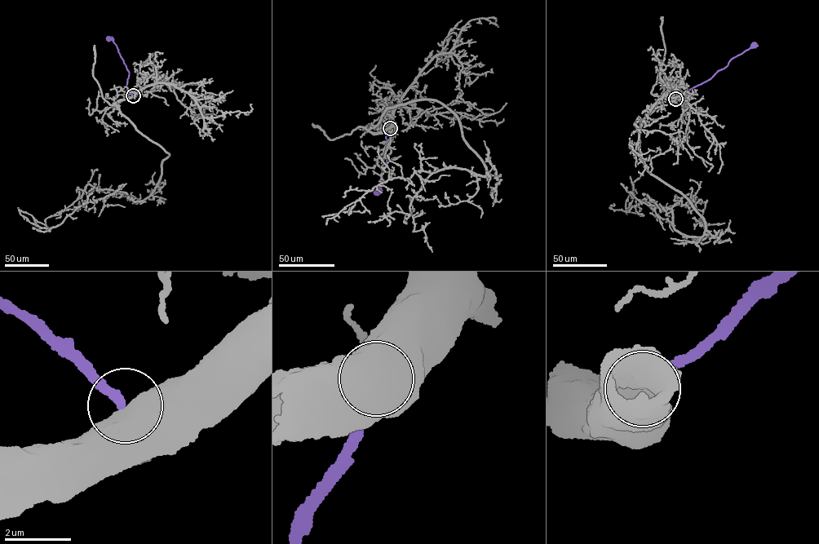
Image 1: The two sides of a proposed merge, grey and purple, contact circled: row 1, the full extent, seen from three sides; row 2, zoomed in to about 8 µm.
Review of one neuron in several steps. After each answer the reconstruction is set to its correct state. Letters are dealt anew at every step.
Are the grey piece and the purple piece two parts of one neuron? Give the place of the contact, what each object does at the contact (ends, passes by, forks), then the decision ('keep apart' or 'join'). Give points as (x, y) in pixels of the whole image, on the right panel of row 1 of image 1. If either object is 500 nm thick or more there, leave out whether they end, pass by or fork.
at (675, 99); keep apart

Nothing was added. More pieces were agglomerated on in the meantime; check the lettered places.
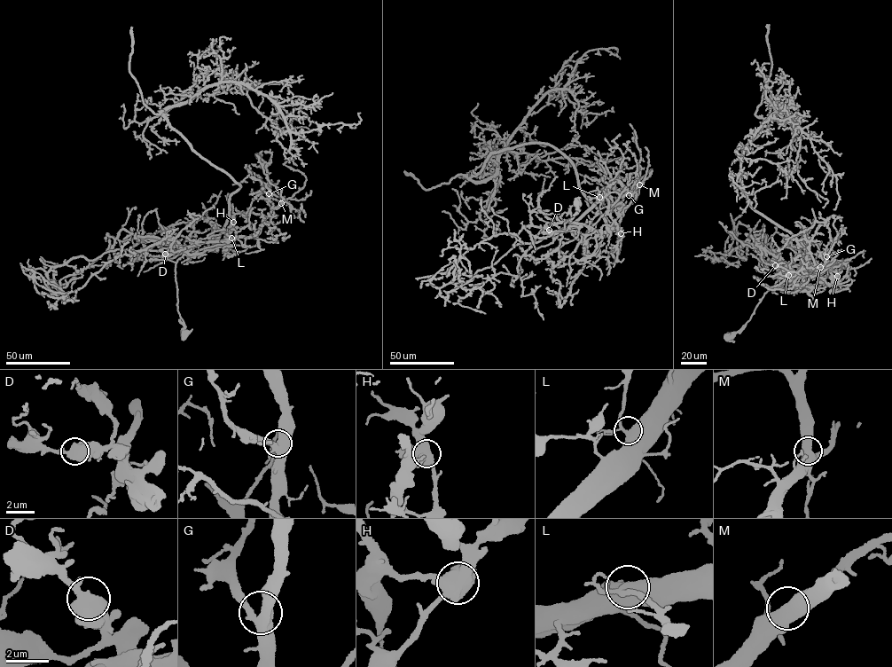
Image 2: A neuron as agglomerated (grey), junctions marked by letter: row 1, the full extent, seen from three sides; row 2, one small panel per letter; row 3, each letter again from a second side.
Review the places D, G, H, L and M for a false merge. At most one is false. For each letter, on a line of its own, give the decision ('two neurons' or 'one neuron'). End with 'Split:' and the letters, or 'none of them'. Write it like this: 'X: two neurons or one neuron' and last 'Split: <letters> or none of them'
D: one neuron
G: one neuron
H: two neurons
L: one neuron
M: one neuron
Split: H

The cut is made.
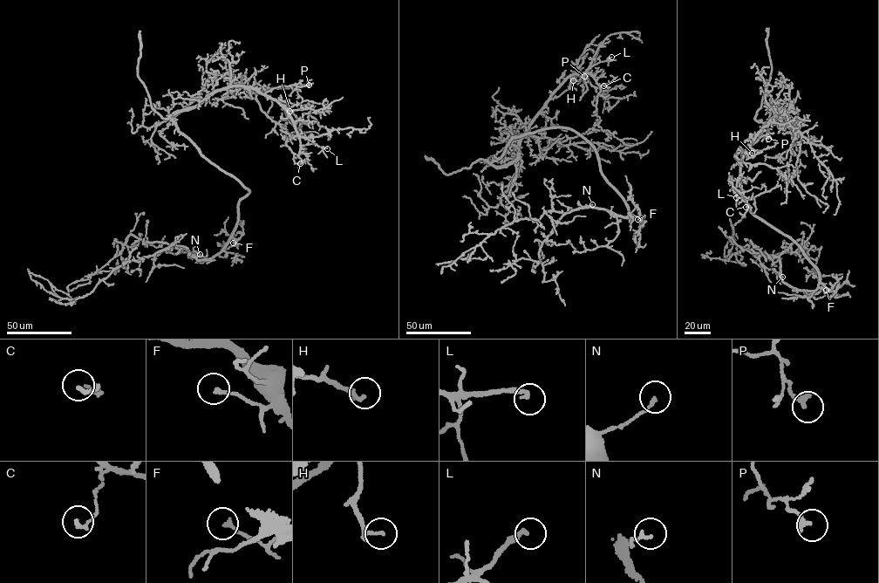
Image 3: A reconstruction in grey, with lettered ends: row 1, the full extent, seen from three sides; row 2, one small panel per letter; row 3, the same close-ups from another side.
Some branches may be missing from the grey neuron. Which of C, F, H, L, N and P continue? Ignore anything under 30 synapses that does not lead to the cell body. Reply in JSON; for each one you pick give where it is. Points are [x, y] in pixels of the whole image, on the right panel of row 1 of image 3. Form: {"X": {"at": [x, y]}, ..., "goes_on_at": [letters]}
{"L": {"at": [736, 197]}, "goes_on_at": ["L"]}

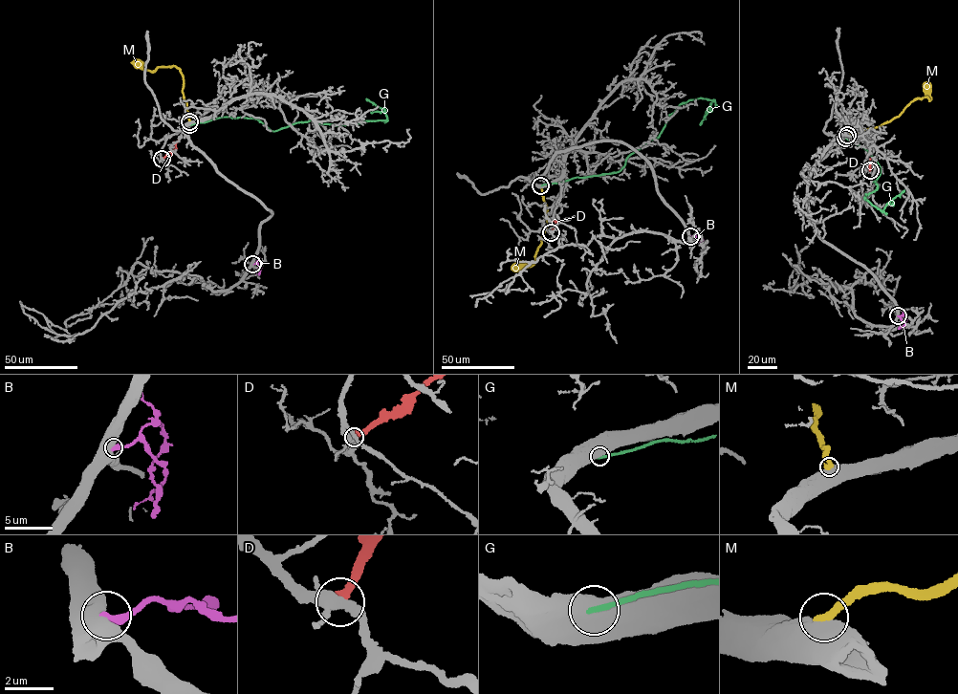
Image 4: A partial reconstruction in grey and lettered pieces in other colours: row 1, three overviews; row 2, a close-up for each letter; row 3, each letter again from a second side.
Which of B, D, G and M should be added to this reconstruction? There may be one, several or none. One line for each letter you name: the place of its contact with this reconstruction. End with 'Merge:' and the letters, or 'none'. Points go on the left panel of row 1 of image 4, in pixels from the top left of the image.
Merge: none

